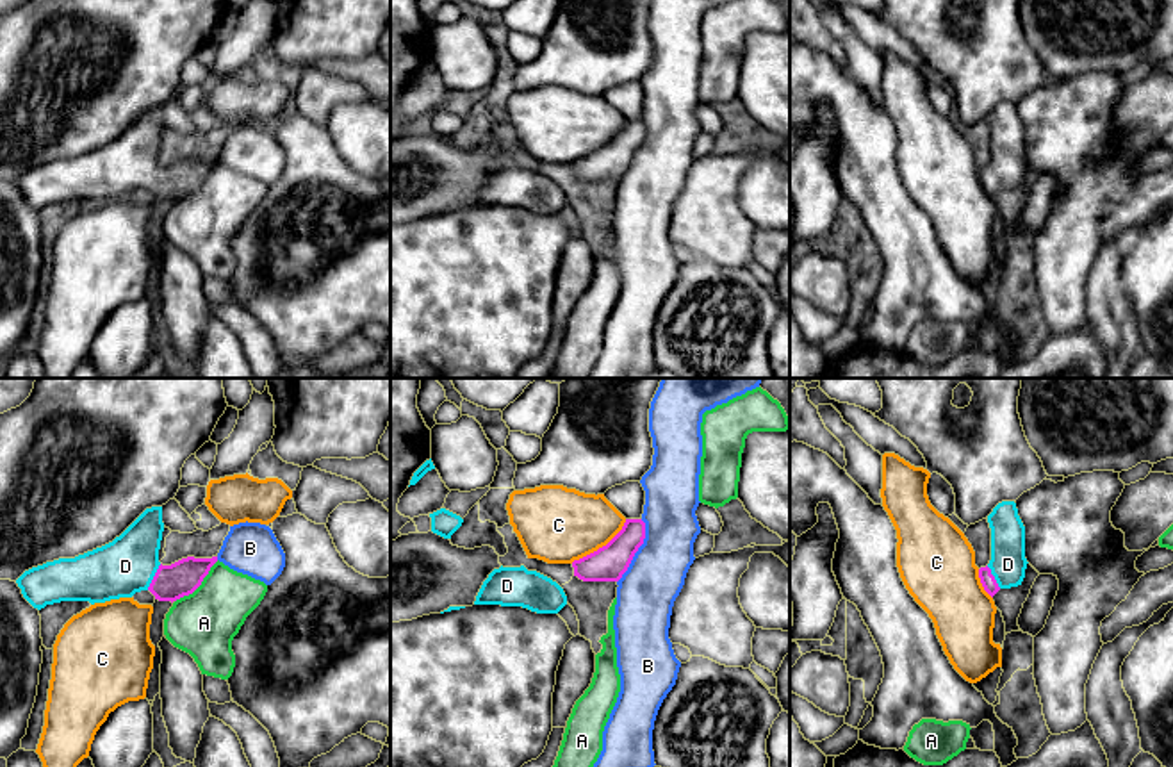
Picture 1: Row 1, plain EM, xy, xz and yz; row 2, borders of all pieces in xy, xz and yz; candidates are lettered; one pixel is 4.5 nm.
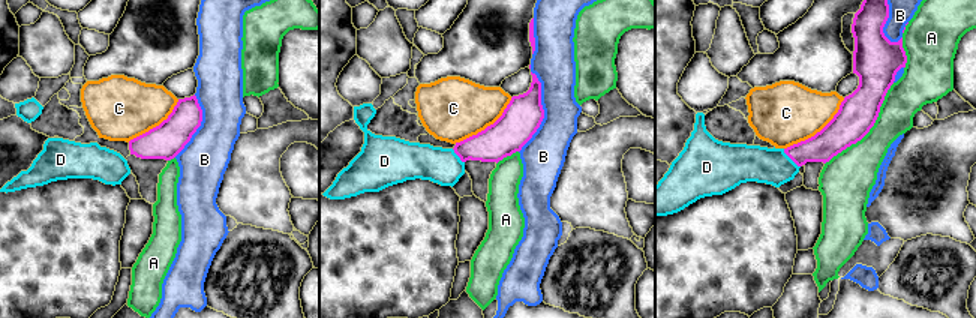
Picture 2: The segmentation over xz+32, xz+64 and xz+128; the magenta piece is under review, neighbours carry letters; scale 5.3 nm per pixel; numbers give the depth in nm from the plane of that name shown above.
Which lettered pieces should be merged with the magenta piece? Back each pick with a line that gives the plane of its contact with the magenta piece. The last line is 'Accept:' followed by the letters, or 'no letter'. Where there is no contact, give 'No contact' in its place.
D: Touches magenta in xy
Accept: D

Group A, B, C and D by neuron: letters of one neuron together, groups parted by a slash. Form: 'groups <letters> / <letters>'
groups A / B / C / D

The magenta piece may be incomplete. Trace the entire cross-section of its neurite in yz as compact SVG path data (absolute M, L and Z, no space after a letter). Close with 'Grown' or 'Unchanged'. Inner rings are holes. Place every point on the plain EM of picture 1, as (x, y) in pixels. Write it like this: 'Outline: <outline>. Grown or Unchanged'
Outline: M1014 102L998 103L988 116L991 161L979 169L984 191L993 198L1000 189L1021 186L1027 169L1025 127Z. Grown

